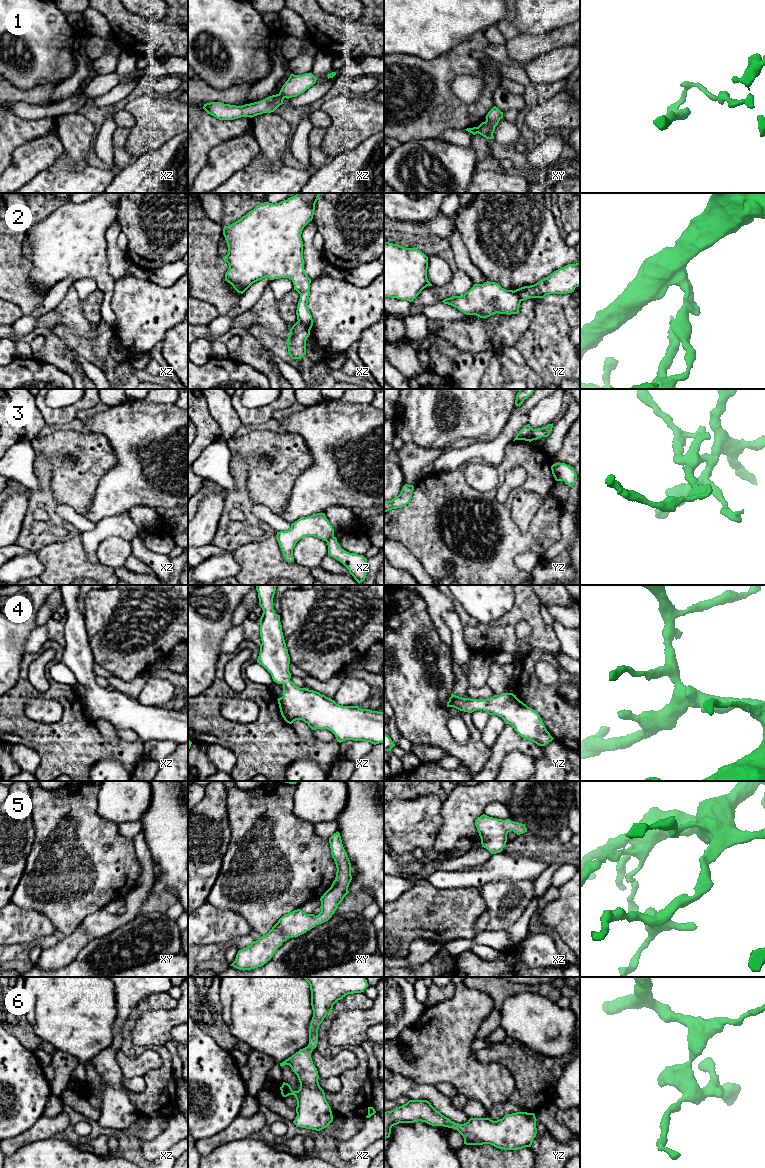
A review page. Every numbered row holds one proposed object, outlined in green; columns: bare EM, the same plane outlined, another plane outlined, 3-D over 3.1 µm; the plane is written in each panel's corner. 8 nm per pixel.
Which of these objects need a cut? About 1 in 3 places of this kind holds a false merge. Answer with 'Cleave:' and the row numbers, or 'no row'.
Cleave: 1, 2, 3

